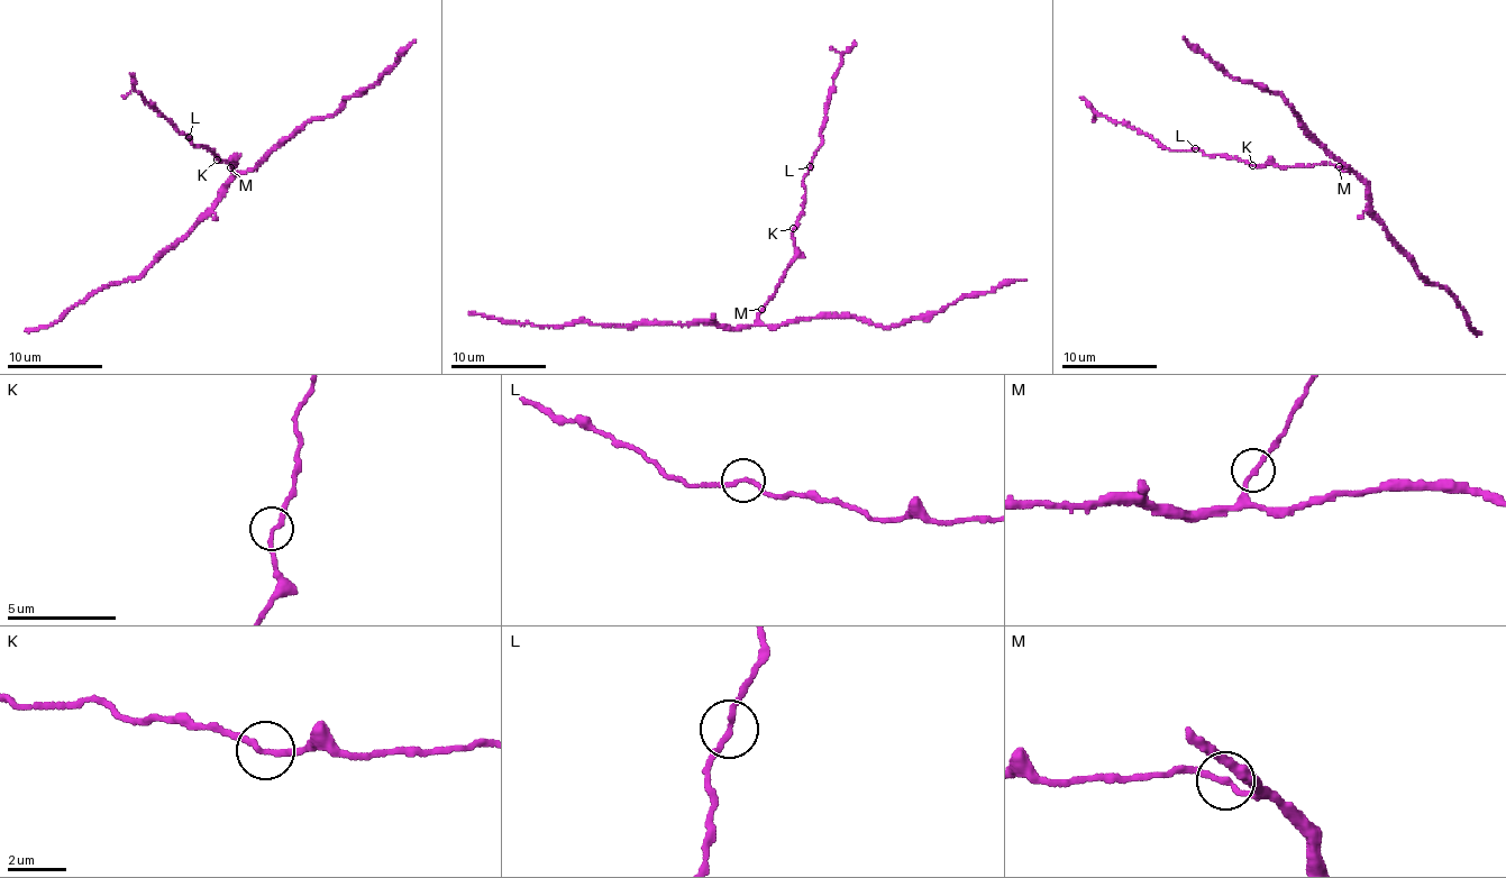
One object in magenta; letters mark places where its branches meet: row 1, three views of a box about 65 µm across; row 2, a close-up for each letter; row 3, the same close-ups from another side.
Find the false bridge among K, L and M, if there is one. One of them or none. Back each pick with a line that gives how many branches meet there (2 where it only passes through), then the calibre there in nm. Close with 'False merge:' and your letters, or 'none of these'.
False merge: none of these

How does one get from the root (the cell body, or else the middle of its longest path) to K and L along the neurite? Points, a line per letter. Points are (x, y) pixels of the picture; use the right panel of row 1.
K: (1336, 166), (1252, 165)
L: (1336, 166), (1252, 165), (1219, 154), (1206, 155), (1195, 148)

